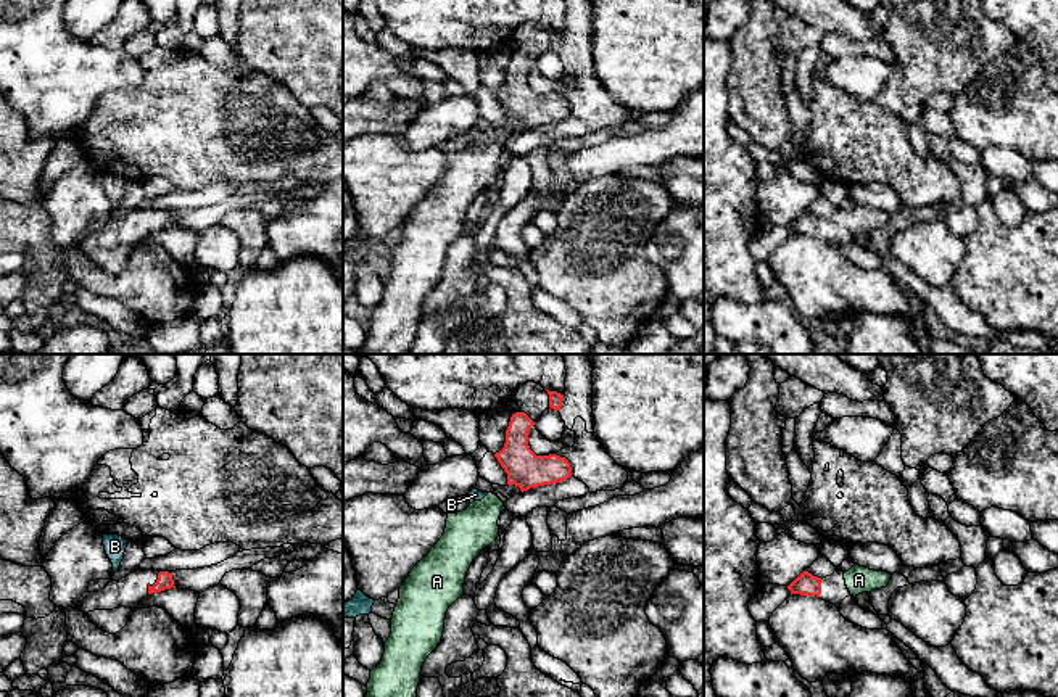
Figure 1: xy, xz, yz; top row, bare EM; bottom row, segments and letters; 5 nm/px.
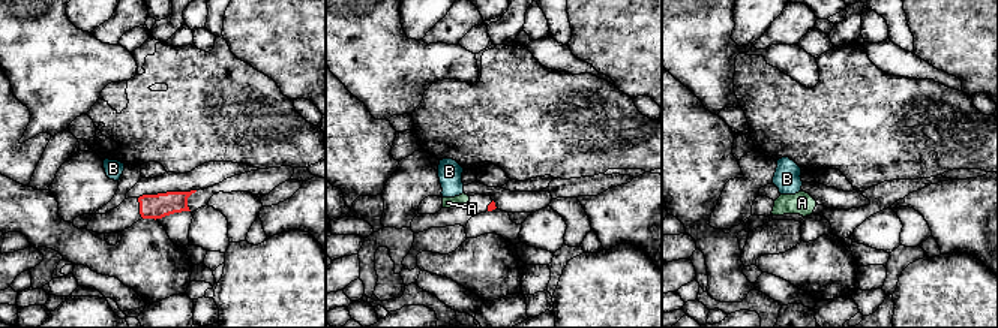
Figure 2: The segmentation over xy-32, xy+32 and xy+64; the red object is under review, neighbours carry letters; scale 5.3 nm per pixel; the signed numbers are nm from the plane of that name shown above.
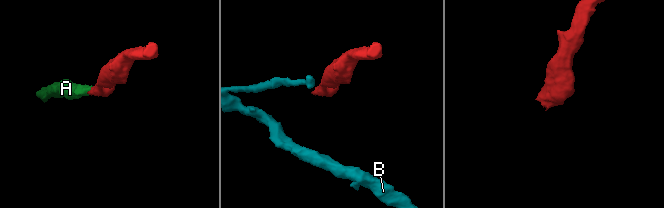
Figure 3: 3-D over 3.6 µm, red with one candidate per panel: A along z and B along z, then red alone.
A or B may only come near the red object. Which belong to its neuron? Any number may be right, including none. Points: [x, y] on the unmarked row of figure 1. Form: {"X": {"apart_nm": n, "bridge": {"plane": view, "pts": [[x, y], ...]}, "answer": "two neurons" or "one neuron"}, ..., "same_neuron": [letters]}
{"A": {"apart_nm": 90, "bridge": {"plane": "xz", "pts": [[508, 123], [495, 134]]}, "answer": "one neuron"}, "B": {"apart_nm": 110, "bridge": {"plane": "xz", "pts": [[508, 123], [487, 132]]}, "answer": "two neurons"}, "same_neuron": ["A"]}

